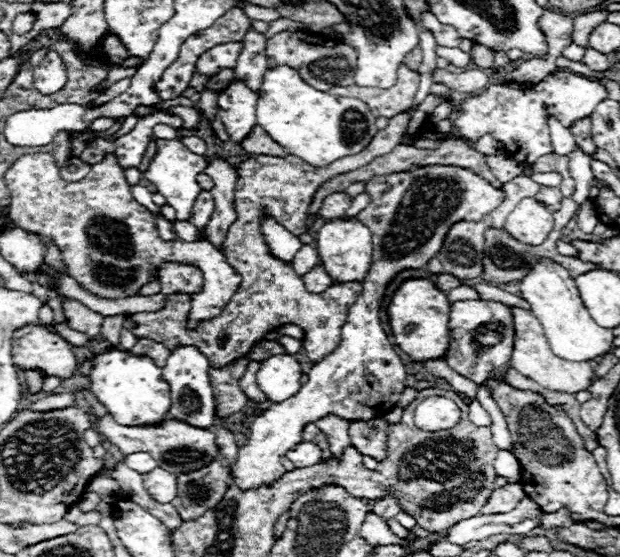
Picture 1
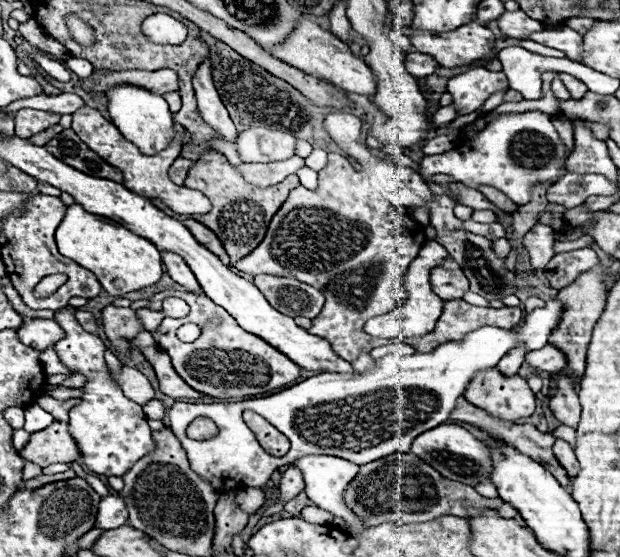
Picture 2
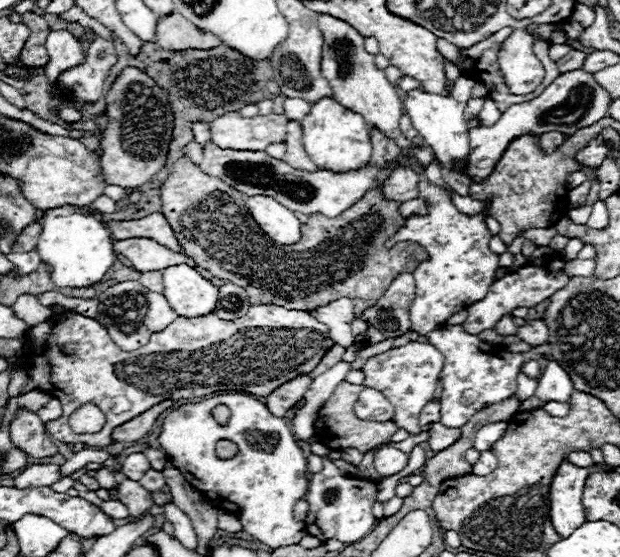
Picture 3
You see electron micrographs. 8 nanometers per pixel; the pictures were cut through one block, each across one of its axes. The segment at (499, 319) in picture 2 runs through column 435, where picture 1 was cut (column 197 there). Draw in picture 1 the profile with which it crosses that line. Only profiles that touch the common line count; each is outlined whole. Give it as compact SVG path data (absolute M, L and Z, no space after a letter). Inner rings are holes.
M402 112L394 118L390 118L390 124L384 130L378 130L372 138L372 144L364 148L364 152L358 152L356 156L340 158L324 168L314 168L306 164L304 160L288 154L286 158L278 156L254 156L250 154L248 160L236 166L238 172L238 184L236 184L236 222L228 228L228 236L222 244L222 252L240 272L242 282L228 302L224 306L222 314L202 322L196 330L186 330L184 326L184 312L190 310L190 298L186 294L172 294L166 300L166 306L154 314L144 314L144 322L138 322L138 314L132 314L126 318L124 328L128 328L136 338L152 338L166 348L174 348L176 344L196 344L204 356L208 356L208 362L212 368L222 368L238 358L244 358L246 352L272 330L276 330L282 324L296 324L306 332L308 340L308 358L312 362L320 362L322 356L330 354L340 344L340 328L346 320L346 314L350 306L356 302L356 298L362 292L360 282L346 282L346 284L332 284L328 290L320 294L312 294L304 288L302 278L292 270L290 262L276 260L268 244L264 240L264 234L260 232L264 216L272 216L278 224L288 228L292 234L304 234L308 230L306 218L308 218L308 206L312 202L312 196L332 176L340 176L342 172L352 172L356 168L362 168L370 160L384 156L394 150L394 146L400 144L404 132L408 128L408 112Z

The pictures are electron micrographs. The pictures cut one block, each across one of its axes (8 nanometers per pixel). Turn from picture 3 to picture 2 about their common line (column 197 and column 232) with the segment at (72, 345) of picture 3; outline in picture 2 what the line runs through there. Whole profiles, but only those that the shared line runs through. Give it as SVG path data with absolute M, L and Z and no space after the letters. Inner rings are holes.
M164 290L152 296L150 308L162 310L162 302L168 296L176 296L188 302L190 314L184 318L164 318L160 328L152 334L158 342L160 350L166 350L166 354L172 358L172 364L176 372L182 376L186 384L190 384L194 390L214 396L214 398L244 398L244 396L256 396L266 394L274 388L286 386L294 382L300 376L300 366L296 366L288 356L260 340L258 336L242 330L236 320L218 304L214 304L206 294L190 294L190 292L178 292L178 290ZM212 318L220 318L222 322L218 326L212 326ZM182 324L198 324L202 328L202 334L198 340L186 344L178 340L176 330Z

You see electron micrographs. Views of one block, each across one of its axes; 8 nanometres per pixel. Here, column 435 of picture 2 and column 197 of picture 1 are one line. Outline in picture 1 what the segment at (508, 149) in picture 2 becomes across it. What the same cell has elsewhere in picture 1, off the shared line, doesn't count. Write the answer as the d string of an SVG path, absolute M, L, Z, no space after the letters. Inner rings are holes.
M158 140L156 156L152 158L144 176L158 188L158 192L166 198L166 202L176 210L176 220L190 220L194 200L200 194L196 176L204 172L204 168L206 168L206 158L190 152L180 140Z

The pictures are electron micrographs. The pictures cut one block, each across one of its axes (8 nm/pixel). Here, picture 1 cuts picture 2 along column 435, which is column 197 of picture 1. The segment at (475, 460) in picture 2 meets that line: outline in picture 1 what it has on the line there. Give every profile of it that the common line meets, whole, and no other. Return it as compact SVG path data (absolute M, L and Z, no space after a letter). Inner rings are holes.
M106 414L102 418L96 418L94 426L108 442L112 442L116 448L120 448L120 452L124 456L128 456L132 452L148 452L158 462L160 468L164 468L172 474L198 470L198 468L210 464L218 456L216 434L212 430L194 428L194 426L188 426L188 424L184 424L180 420L172 420L172 418L162 420L158 426L122 426L110 414Z

